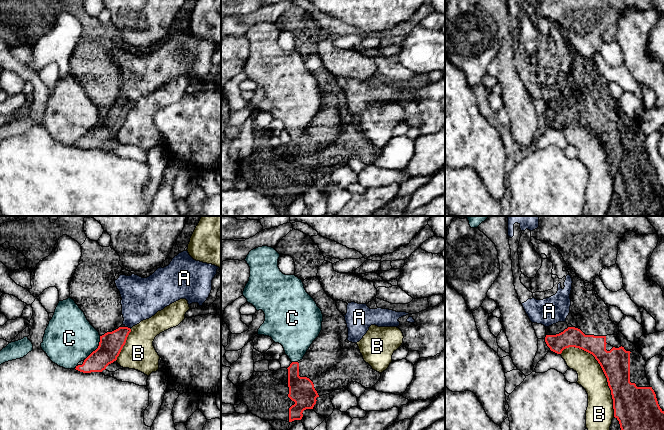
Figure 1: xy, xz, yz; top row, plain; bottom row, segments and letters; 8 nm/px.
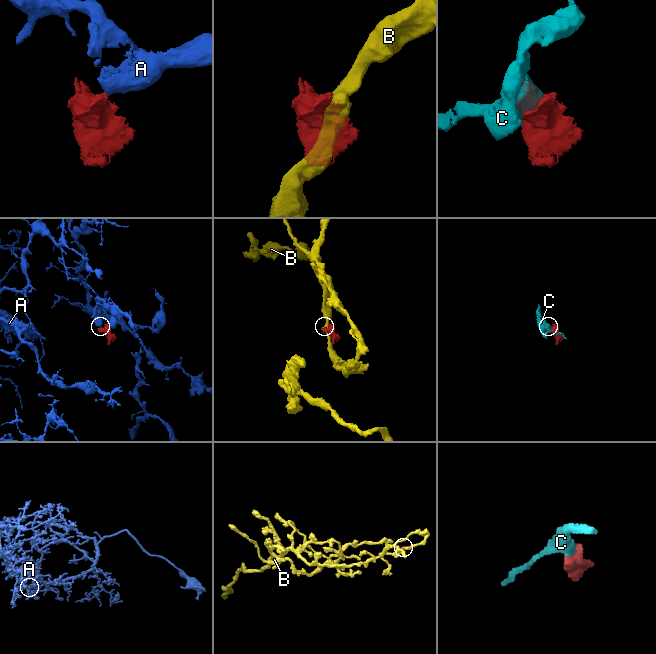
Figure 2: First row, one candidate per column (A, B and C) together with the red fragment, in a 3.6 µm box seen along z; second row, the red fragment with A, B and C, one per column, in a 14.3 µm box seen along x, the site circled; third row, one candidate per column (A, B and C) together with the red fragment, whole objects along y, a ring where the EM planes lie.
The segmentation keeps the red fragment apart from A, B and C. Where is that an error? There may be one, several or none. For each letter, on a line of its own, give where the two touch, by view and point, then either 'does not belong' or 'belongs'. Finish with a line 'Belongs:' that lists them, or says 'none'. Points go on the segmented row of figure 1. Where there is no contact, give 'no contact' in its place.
A: meets red in xy at (127, 327); does not belong
B: meets red in yz at (603, 371); does not belong
C: meets red in xy at (97, 348); does not belong
Belongs: none

